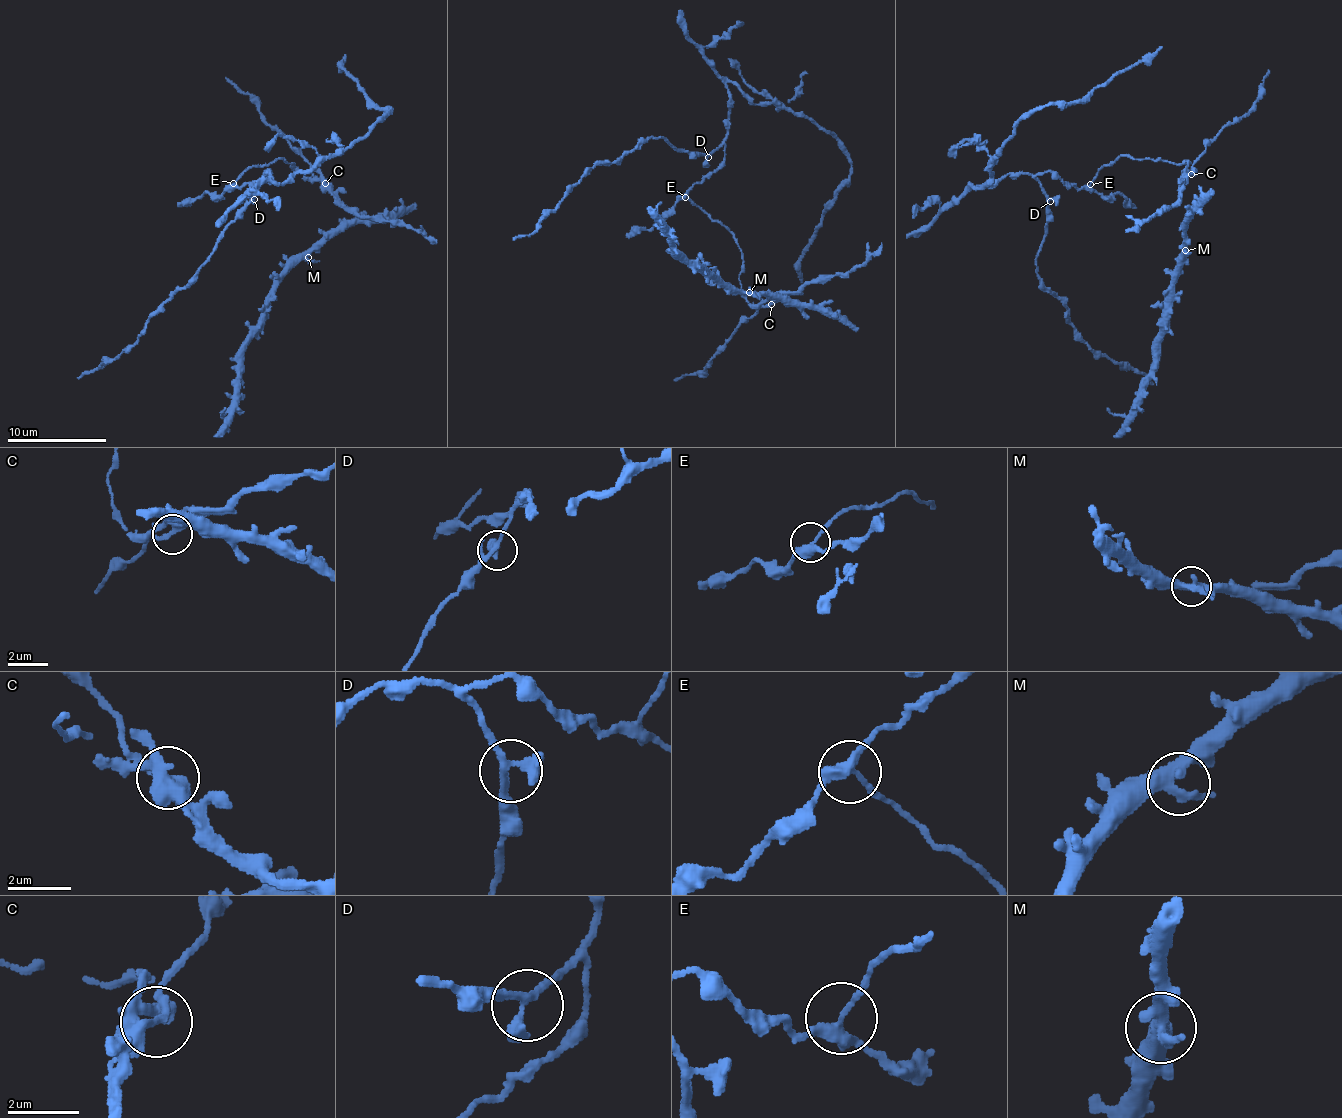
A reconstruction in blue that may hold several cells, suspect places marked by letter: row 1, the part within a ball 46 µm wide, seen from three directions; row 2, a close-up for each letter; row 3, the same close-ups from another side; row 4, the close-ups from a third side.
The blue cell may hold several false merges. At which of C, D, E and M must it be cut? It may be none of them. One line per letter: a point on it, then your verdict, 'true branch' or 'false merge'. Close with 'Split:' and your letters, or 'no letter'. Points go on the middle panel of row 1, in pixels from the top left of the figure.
C: place (771, 304); false merge
D: place (708, 157); true branch
E: place (685, 197); false merge
M: place (749, 292); true branch
Split: C, E

